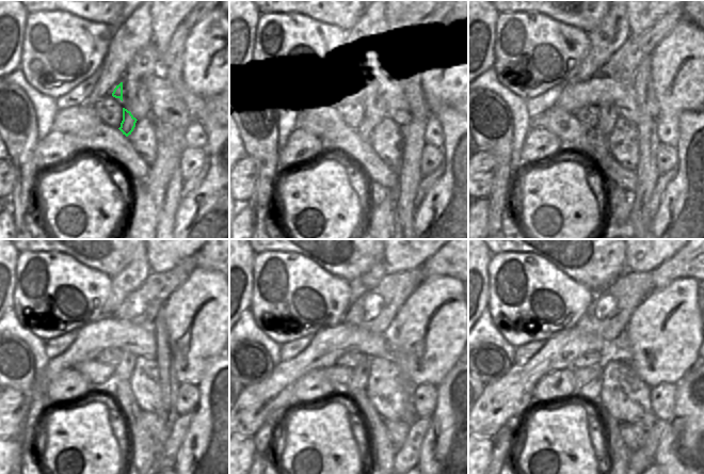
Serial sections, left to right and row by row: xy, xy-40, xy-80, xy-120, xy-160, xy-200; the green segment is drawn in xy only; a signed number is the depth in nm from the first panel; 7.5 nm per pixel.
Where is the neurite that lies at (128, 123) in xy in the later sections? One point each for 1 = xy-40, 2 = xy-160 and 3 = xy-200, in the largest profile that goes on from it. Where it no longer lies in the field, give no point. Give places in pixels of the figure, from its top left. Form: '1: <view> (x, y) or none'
1: xy-40 (365, 130)
2: xy-160 (382, 452)
3: xy-200 (619, 453)

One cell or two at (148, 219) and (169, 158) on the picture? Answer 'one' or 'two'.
one

